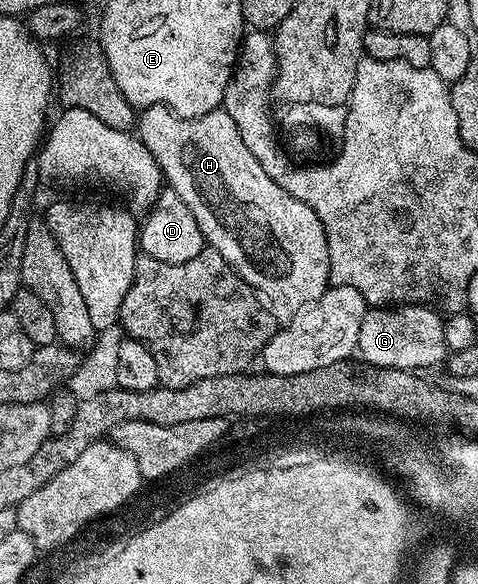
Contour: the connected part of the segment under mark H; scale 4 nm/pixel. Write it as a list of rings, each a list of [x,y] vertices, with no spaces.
[[[162,106],[144,108],[137,116],[137,135],[139,141],[149,150],[149,154],[153,154],[153,158],[158,162],[166,187],[178,194],[181,202],[185,202],[185,206],[189,206],[189,210],[193,210],[193,218],[197,218],[197,226],[201,226],[201,234],[204,241],[214,248],[217,254],[221,254],[221,258],[225,258],[225,262],[229,262],[232,270],[250,288],[254,288],[259,293],[267,307],[270,308],[271,314],[276,321],[286,322],[292,320],[301,309],[306,308],[307,305],[313,303],[317,298],[321,298],[321,294],[327,291],[331,279],[329,274],[329,246],[325,238],[325,230],[321,226],[317,214],[305,202],[301,202],[297,198],[293,198],[293,194],[281,190],[281,186],[277,186],[277,182],[273,182],[273,178],[269,178],[269,174],[265,174],[261,162],[257,162],[257,158],[253,158],[253,154],[246,148],[244,140],[241,139],[241,133],[237,130],[237,125],[234,124],[233,118],[229,118],[227,112],[216,110],[209,114],[201,114],[197,118],[186,120],[180,116],[174,116],[172,112],[167,111]]]

